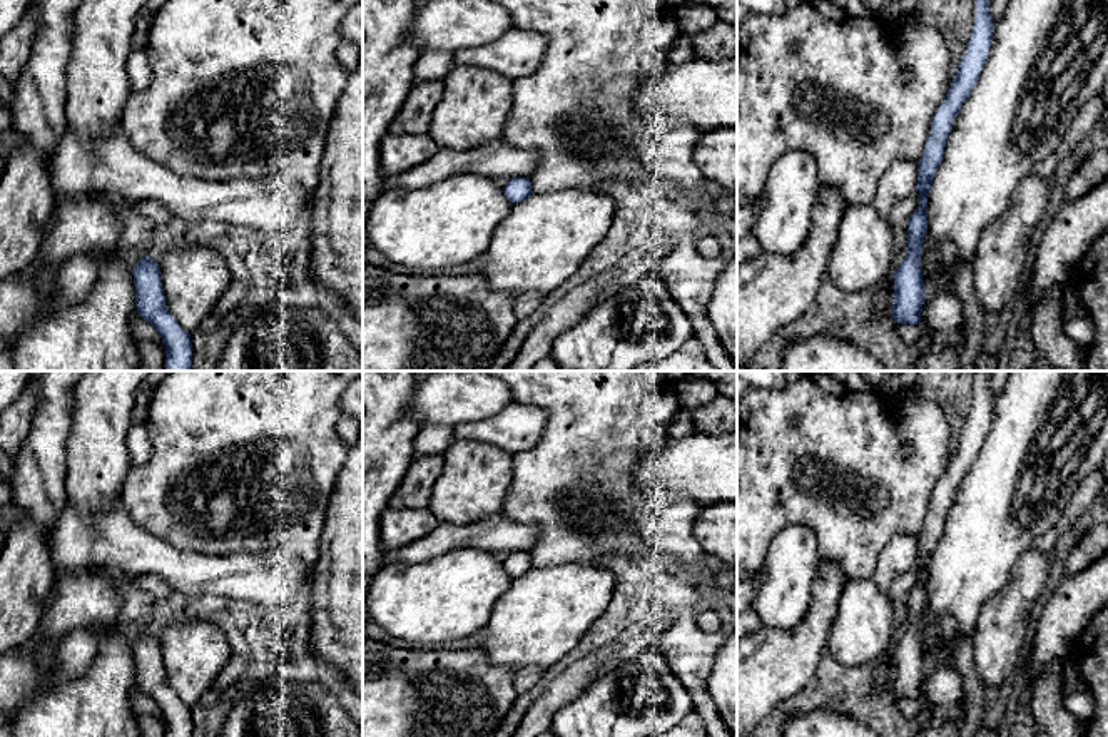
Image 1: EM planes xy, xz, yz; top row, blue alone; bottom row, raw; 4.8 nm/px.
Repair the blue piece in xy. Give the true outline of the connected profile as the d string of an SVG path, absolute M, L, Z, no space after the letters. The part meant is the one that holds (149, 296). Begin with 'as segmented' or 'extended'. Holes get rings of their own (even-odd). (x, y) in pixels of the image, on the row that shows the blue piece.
as segmented; M149 256L132 269L137 313L147 319L165 344L165 371L191 371L192 341L167 311L160 267Z

